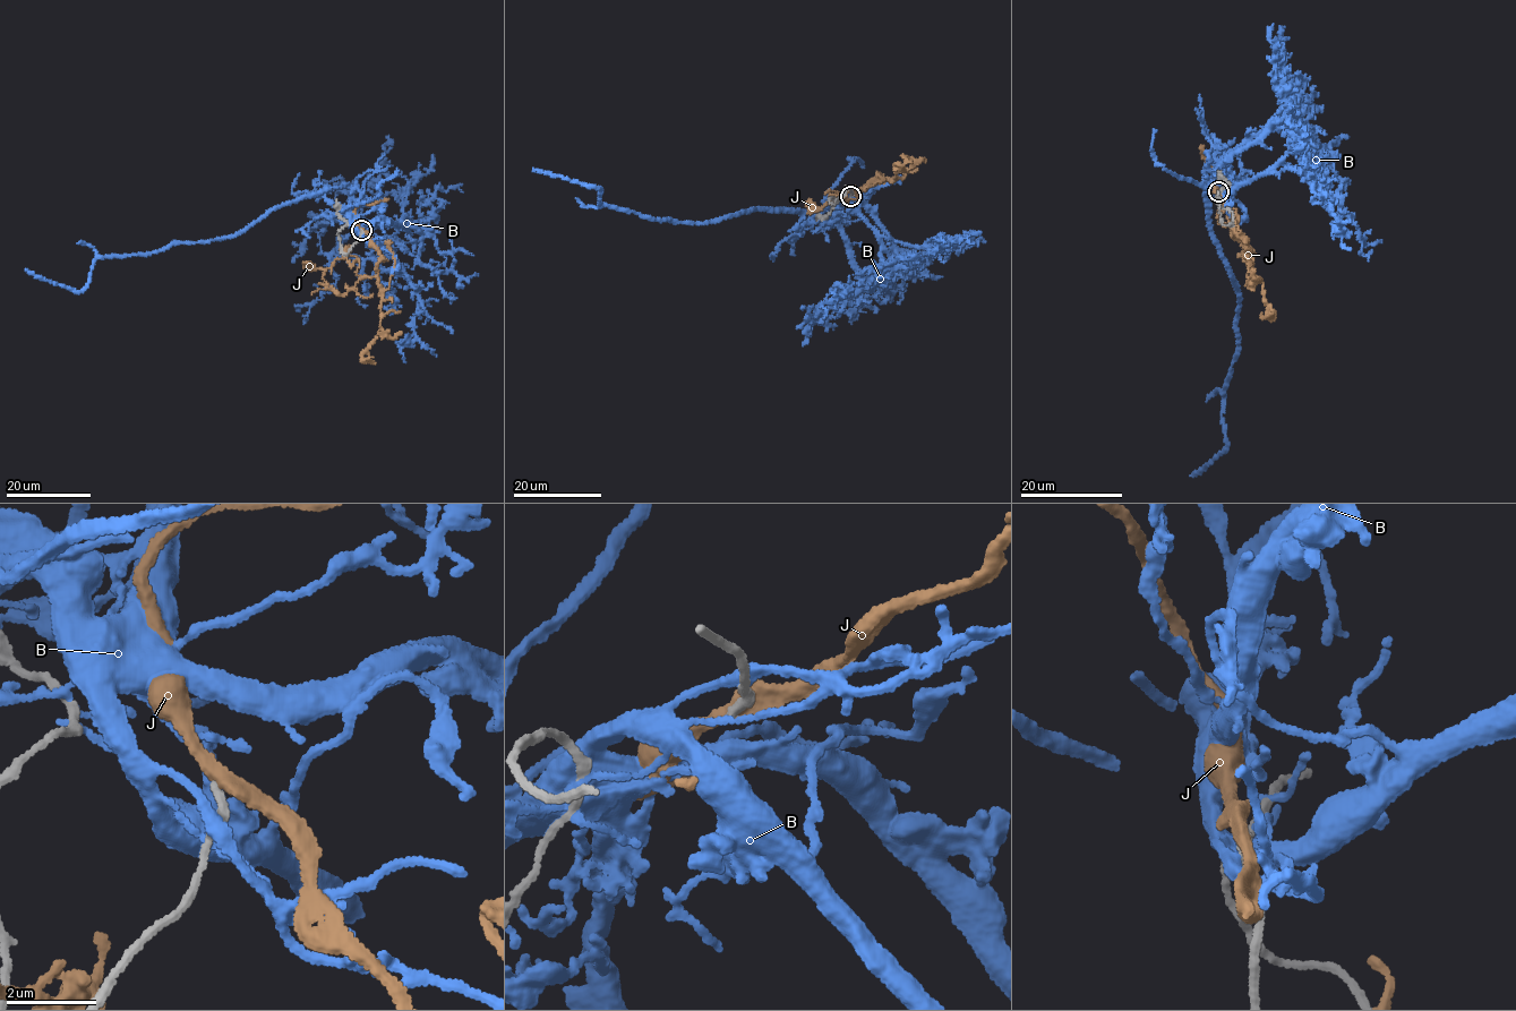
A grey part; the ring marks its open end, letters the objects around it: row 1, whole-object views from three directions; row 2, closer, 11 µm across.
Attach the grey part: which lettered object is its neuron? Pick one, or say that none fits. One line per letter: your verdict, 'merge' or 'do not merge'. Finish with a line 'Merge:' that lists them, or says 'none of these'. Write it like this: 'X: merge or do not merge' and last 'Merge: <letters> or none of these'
B: do not merge
J: merge
Merge: J

